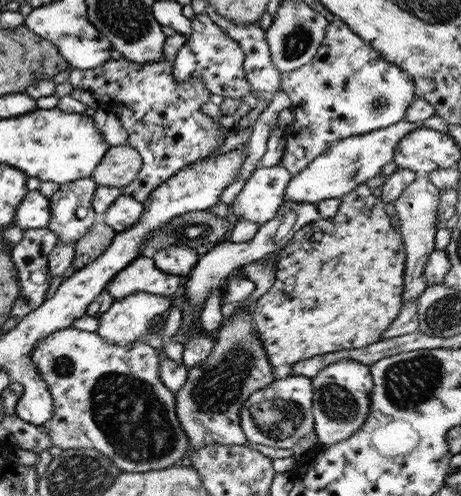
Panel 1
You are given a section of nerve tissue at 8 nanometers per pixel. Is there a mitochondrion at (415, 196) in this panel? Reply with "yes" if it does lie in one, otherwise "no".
no

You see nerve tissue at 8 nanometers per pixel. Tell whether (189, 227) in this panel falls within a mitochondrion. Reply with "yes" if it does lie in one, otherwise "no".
yes

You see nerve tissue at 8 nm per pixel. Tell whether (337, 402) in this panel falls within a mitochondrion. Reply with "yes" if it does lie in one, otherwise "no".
yes

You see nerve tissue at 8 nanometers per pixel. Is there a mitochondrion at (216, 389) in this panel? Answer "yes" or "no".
yes

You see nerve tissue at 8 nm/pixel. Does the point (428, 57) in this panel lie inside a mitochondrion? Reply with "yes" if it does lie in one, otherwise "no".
no

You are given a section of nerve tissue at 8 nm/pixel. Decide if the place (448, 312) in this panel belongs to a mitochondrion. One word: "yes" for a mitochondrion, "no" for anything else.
yes

